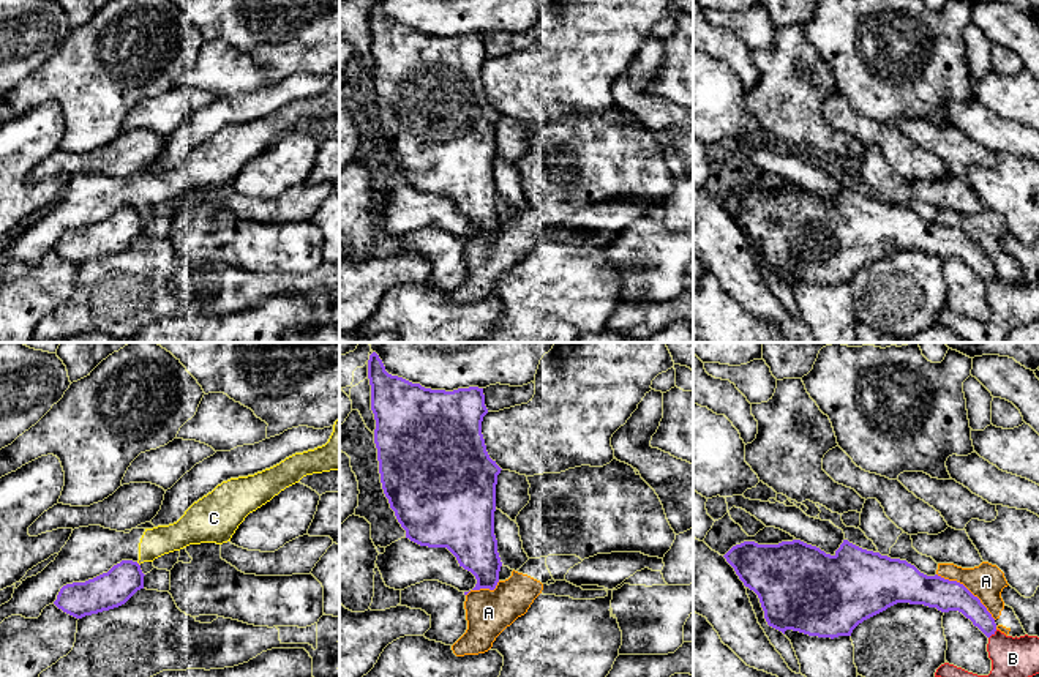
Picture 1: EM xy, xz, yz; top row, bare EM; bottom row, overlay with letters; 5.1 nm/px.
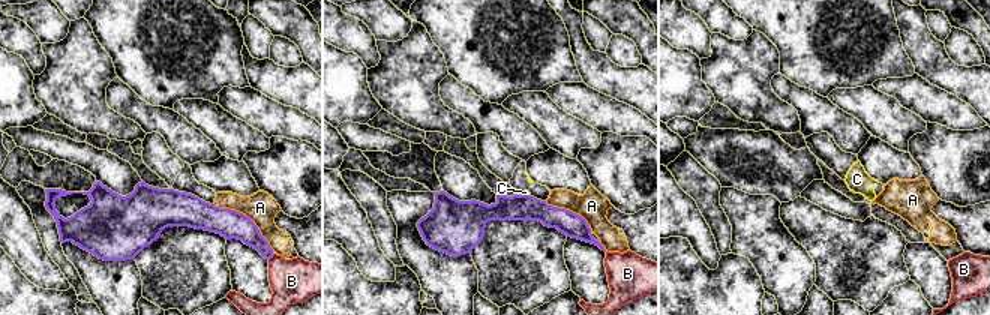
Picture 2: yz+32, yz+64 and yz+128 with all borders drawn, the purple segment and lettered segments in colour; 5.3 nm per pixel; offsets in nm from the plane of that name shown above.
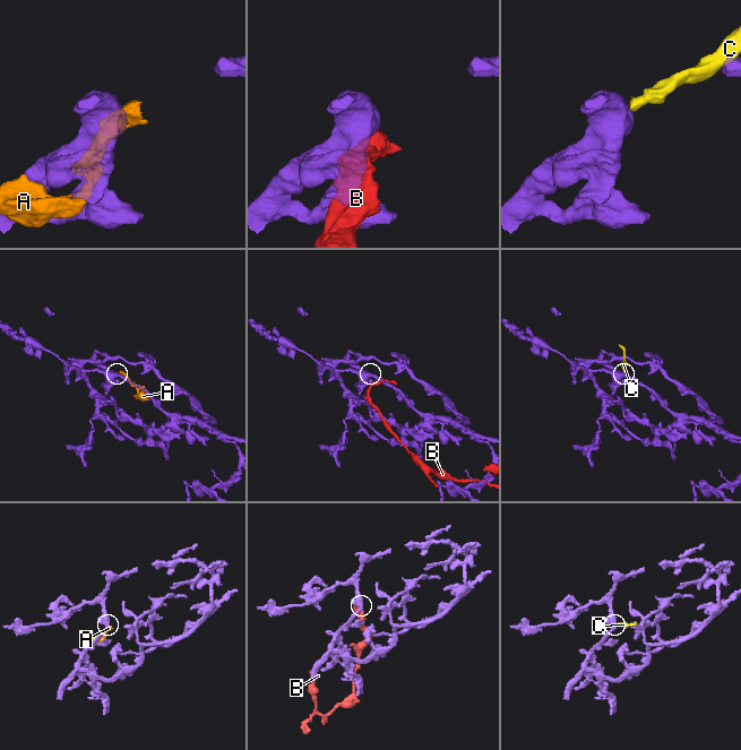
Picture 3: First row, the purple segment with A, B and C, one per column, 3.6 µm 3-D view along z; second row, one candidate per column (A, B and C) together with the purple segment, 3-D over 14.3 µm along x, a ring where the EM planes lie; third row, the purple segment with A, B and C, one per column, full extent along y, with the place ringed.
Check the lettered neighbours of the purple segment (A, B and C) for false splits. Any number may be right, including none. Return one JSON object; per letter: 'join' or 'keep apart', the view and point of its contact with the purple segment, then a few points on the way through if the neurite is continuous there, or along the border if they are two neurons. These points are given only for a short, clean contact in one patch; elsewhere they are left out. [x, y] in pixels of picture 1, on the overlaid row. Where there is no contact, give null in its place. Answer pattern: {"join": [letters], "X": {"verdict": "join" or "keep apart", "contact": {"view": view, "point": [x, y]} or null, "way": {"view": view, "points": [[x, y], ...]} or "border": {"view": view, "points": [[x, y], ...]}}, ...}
{"join": [], "A": {"verdict": "keep apart", "contact": {"view": "yz", "point": [967, 589]}}, "B": {"verdict": "keep apart", "contact": {"view": "yz", "point": [992, 633]}}, "C": {"verdict": "keep apart", "contact": {"view": "xy", "point": [138, 564]}, "border": {"view": "xy", "points": [[136, 562], [139, 565]]}}}

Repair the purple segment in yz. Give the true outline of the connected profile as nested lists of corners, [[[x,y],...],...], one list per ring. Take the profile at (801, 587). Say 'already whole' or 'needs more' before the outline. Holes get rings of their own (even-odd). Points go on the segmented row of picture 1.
already whole; [[[801,540],[778,544],[744,541],[725,555],[753,590],[769,627],[818,638],[851,636],[864,620],[897,603],[958,611],[987,638],[996,623],[963,584],[927,576],[906,560],[891,559],[843,540],[834,555]]]

